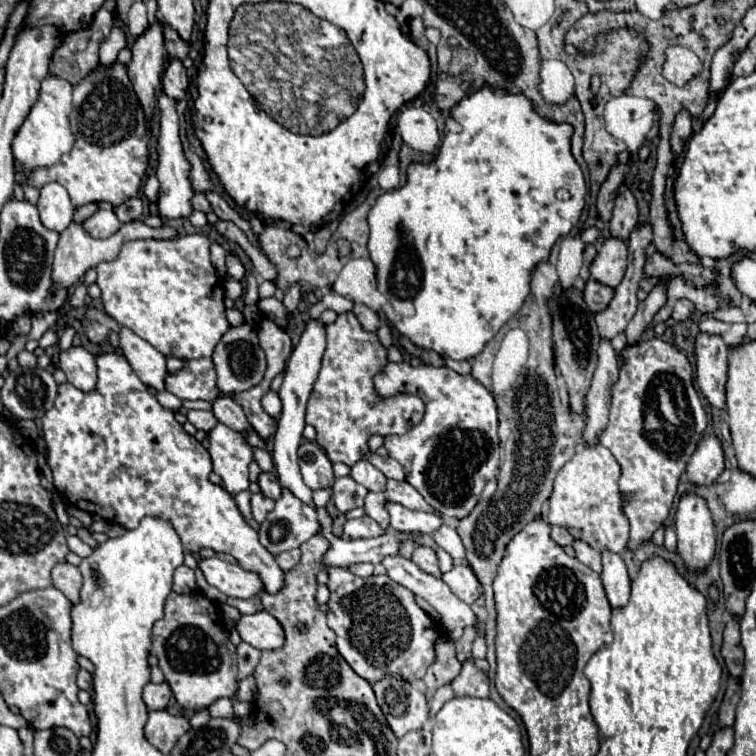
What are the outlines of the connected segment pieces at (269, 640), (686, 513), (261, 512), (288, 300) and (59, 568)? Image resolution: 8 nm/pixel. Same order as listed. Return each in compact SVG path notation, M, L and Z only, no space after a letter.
M259 611L255 615L243 615L237 623L237 631L241 639L257 649L279 649L285 641L285 633L281 623L267 611Z
M695 493L681 497L677 515L677 551L689 569L705 569L715 553L715 525L707 501Z
M255 493L251 495L251 509L253 509L253 517L257 523L263 523L263 517L267 517L267 513L273 509L273 501L269 497L265 497L263 493Z
M298 283L293 284L286 291L282 303L289 312L293 312L297 309L301 296L302 292L300 289L300 285Z
M59 563L53 567L51 571L51 577L53 577L53 585L71 601L79 601L79 591L81 591L81 585L83 585L83 577L79 573L77 567L69 565L69 563Z

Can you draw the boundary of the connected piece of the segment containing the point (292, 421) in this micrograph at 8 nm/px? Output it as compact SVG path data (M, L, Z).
M309 319L297 347L293 349L293 353L287 361L285 381L283 381L283 387L279 389L279 397L283 401L283 411L279 417L279 425L277 425L277 433L275 433L275 447L273 447L273 461L275 461L275 469L279 475L281 487L291 489L291 493L295 493L295 497L299 497L305 505L311 505L313 509L317 509L313 503L313 497L311 497L313 491L303 483L301 473L299 473L297 447L301 443L301 433L305 427L305 405L307 405L307 399L311 395L317 373L321 369L323 353L325 353L325 325L319 319Z

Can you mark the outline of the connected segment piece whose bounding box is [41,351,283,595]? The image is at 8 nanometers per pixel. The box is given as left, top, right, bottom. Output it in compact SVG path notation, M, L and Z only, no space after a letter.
M117 351L99 355L97 367L97 393L83 393L77 387L63 383L59 385L55 405L41 419L49 449L53 483L61 497L67 499L73 507L101 515L109 523L117 523L125 529L135 529L147 515L169 519L189 553L197 553L203 547L209 547L217 553L229 553L243 569L261 577L265 593L279 593L279 589L283 589L283 571L279 569L275 557L259 543L257 531L245 523L233 497L221 485L213 485L209 481L209 473L213 469L209 451L195 437L183 431L171 411L159 405L159 401L153 397L147 385L141 383L123 355Z

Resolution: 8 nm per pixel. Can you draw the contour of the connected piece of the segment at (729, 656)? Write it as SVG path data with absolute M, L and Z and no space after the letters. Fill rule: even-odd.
M733 617L723 631L723 647L721 647L721 655L729 667L729 673L733 677L739 677L743 671L743 665L739 661L743 661L743 647L739 641L739 617Z

